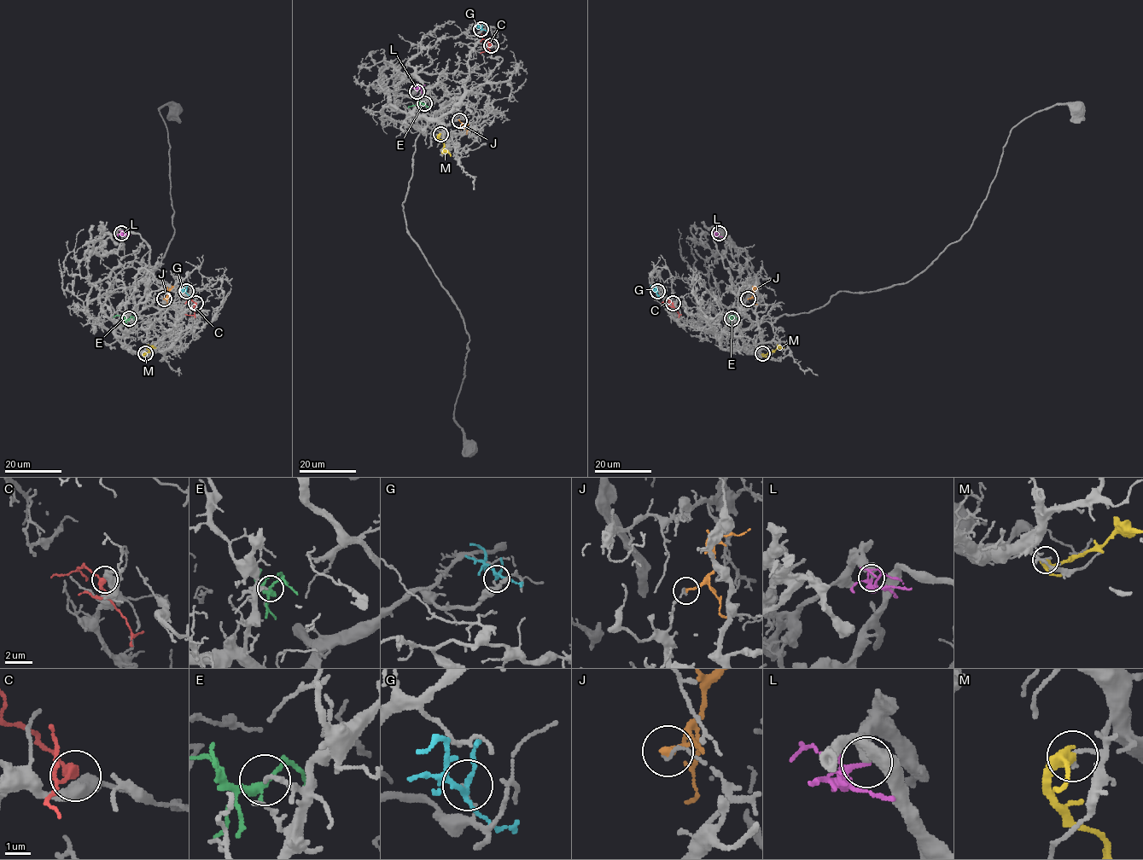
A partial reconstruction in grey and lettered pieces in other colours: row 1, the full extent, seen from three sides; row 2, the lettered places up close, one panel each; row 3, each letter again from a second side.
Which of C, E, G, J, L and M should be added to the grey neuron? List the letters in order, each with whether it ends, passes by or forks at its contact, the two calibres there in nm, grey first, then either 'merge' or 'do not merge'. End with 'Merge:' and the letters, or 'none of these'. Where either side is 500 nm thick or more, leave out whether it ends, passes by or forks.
C: 550 nm thick on the grey side, 300 nm on the other; do not merge
E: it passes by; 180 nm thick on the grey side, 280 nm on the other; merge
G: it forks there; 140 nm thick on the grey side, 160 nm on the other; do not merge
J: it ends there; 150 nm thick on the grey side, 260 nm on the other; do not merge
L: it passes by; 320 nm thick on the grey side, 140 nm on the other; do not merge
M: it passes by; 170 nm thick on the grey side, 360 nm on the other; do not merge
Merge: E

